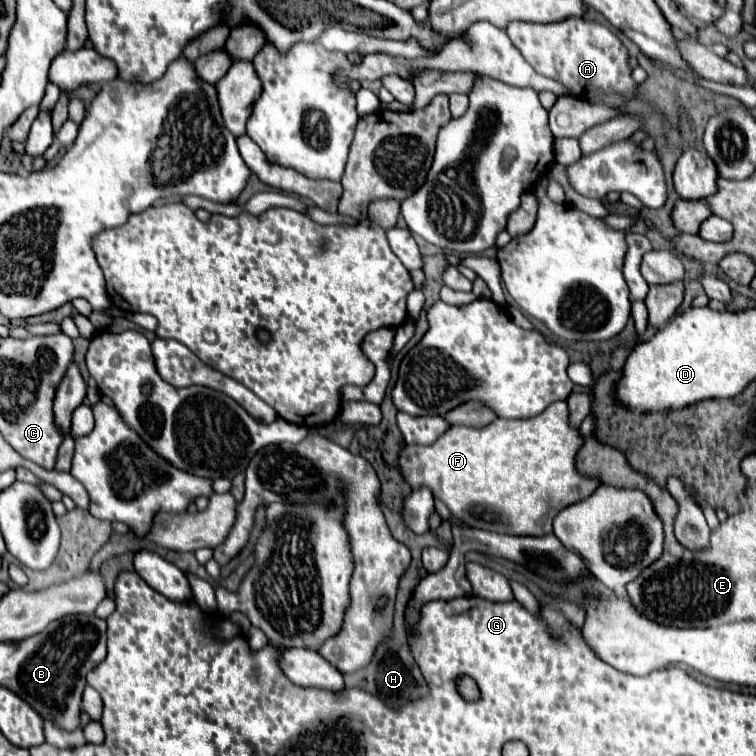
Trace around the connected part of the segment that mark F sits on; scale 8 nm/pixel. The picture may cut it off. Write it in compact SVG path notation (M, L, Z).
M552 402L534 418L496 418L484 428L450 426L430 446L404 446L398 456L398 468L412 490L422 486L430 488L434 498L442 500L450 514L466 526L514 536L542 536L552 532L552 520L560 510L588 498L598 488L596 480L576 476L574 458L580 444L582 440L578 430L568 426L566 402Z

